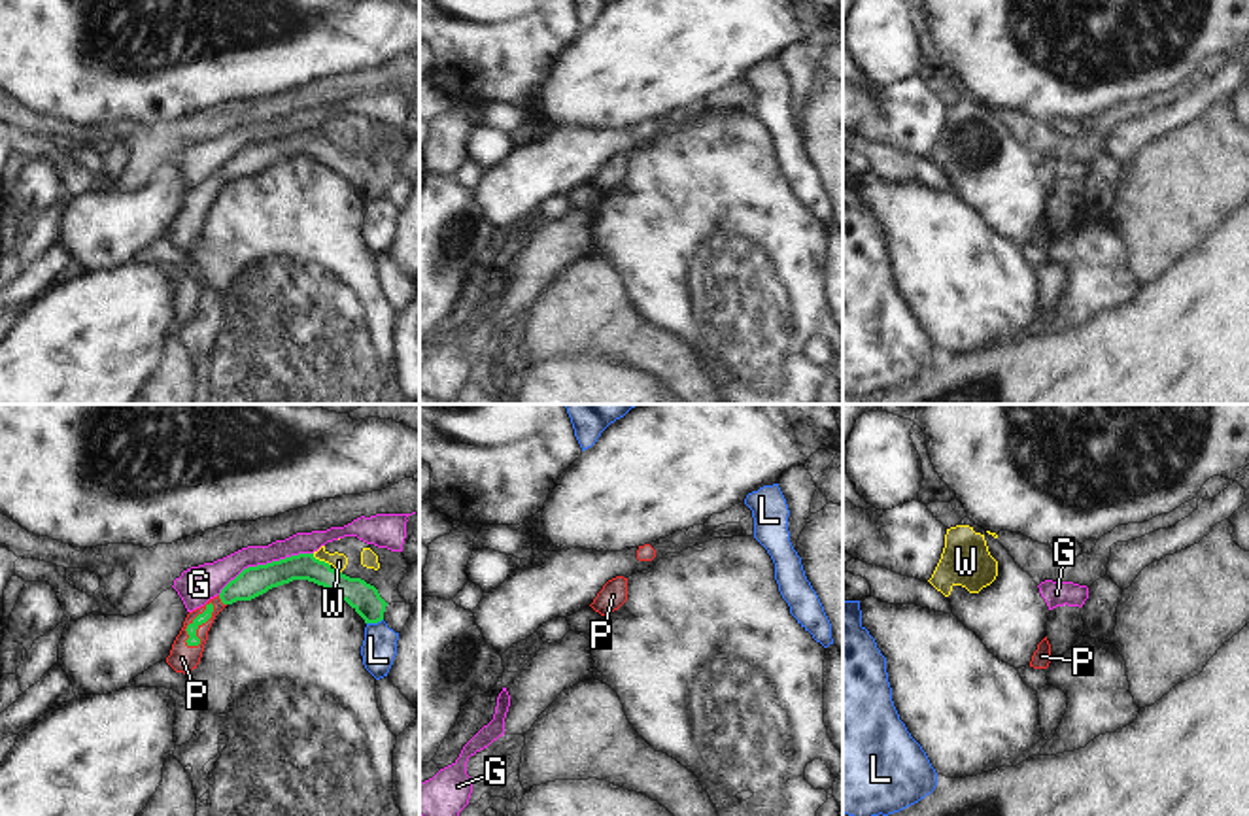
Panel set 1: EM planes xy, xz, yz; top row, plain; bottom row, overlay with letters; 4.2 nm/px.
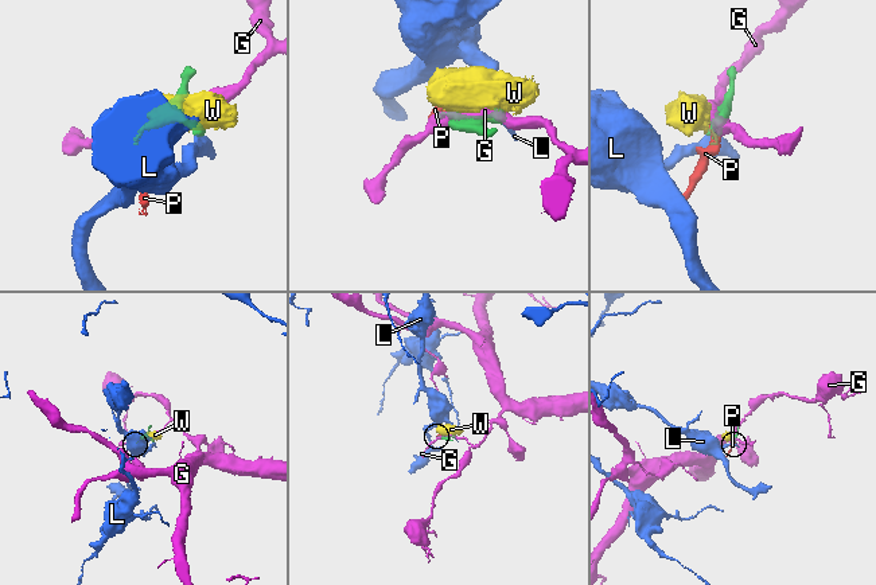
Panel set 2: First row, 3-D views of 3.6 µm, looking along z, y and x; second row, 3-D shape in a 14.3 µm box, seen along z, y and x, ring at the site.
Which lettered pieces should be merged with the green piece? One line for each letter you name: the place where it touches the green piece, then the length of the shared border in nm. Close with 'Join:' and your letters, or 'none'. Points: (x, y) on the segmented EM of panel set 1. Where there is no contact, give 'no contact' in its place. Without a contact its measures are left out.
P: meets green in xy at (189, 624); contact 220 nm long
Join: P

